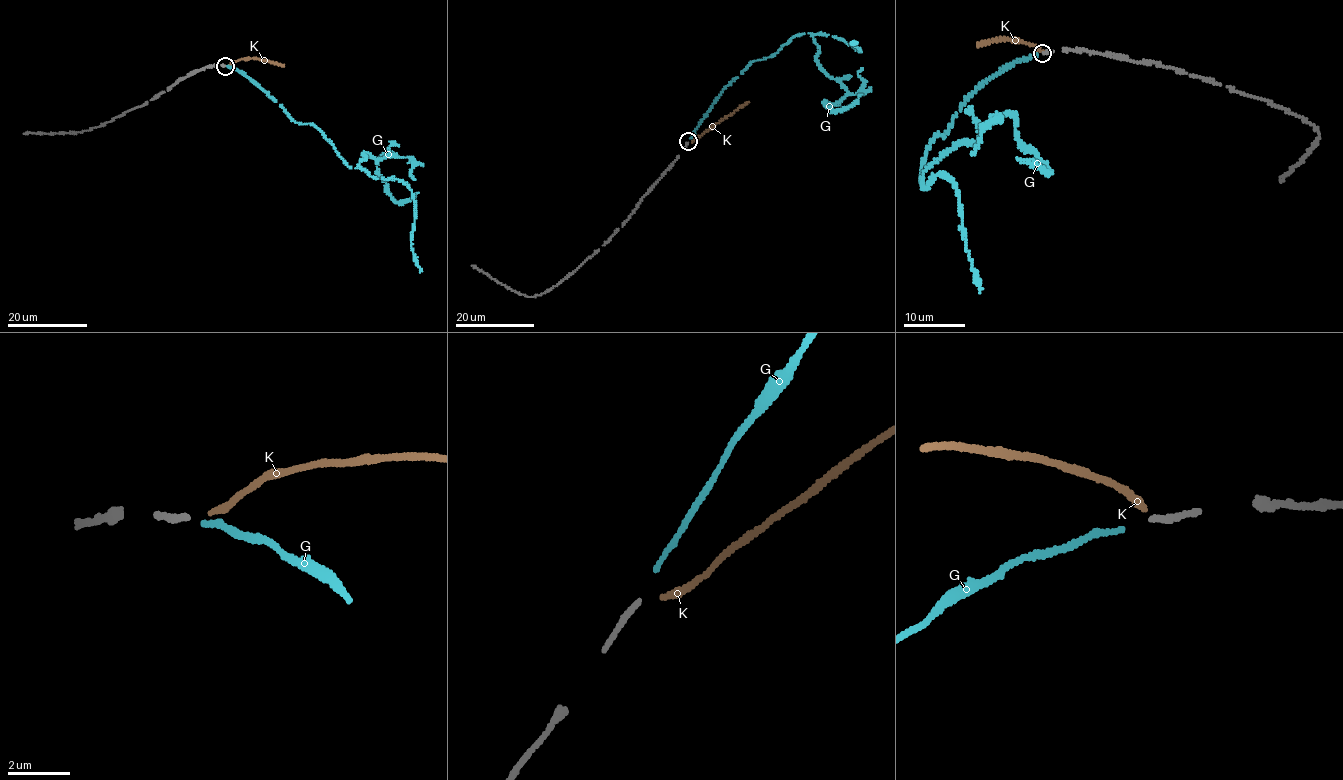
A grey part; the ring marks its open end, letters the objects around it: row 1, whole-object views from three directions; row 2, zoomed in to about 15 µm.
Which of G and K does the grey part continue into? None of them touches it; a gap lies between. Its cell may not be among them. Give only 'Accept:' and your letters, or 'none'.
Accept: G

